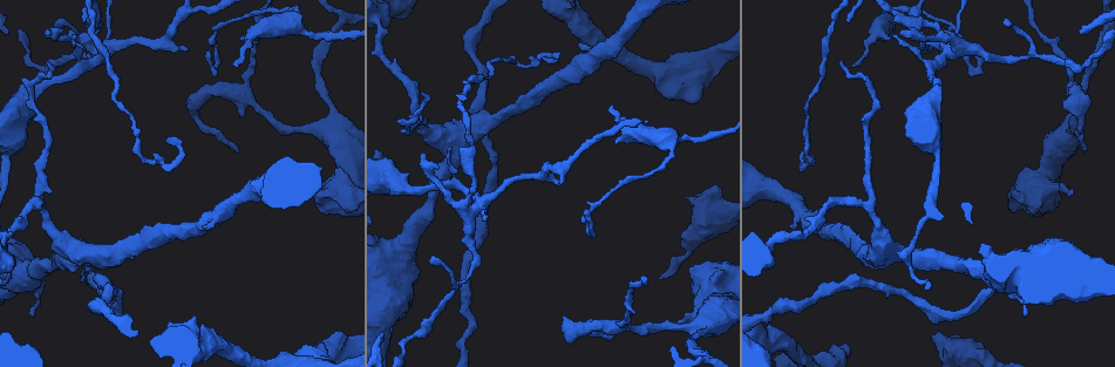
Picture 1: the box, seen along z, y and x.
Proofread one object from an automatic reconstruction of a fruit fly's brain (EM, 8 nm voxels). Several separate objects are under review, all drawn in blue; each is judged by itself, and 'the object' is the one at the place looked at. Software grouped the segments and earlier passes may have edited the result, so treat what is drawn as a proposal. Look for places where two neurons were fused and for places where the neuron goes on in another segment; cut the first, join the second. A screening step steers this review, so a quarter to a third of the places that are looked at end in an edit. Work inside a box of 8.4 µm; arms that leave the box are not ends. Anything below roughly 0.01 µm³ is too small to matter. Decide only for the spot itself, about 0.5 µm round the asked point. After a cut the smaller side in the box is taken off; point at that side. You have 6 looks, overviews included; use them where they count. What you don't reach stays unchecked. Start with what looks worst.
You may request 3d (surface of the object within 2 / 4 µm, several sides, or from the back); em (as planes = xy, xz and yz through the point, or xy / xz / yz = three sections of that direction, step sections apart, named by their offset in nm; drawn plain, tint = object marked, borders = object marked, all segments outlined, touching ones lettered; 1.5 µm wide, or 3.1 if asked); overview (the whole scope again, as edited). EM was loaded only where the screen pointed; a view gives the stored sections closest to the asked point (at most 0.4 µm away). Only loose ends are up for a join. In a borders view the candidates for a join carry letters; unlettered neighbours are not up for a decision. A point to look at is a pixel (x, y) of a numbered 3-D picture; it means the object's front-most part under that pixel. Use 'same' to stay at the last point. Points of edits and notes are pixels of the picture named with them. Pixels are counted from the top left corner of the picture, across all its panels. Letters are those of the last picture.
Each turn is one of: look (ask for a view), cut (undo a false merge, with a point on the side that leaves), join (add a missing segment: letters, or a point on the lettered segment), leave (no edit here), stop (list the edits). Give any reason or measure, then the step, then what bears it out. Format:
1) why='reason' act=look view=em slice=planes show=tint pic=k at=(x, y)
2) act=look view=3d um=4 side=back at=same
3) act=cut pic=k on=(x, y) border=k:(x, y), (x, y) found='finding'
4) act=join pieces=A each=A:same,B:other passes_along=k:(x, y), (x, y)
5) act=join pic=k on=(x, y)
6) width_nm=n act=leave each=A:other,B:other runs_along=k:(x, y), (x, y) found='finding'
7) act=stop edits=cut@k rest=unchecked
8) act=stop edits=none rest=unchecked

why='thin end' act=look view=em slice=planes show=tint pic=1 at=(611, 337)

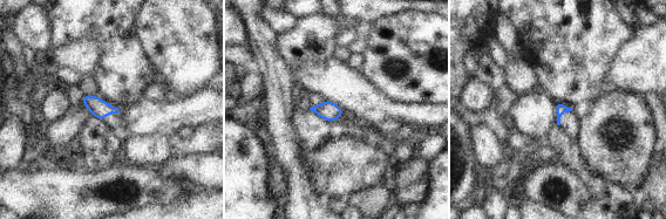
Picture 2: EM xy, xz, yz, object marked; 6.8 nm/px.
why='see the neighbours' act=look view=em slice=planes show=borders at=same

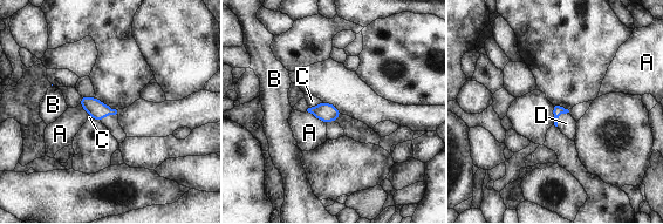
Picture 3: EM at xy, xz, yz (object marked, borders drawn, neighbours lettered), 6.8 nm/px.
act=join pieces=D each=A:other,B:other,C:other,D:same passes_along=3:(558, 110), (559, 115), (566, 123) found='the neuron continues'

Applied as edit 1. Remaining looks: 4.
why='sharp bend' act=look view=em slice=planes show=borders pic=1 at=(469, 211)

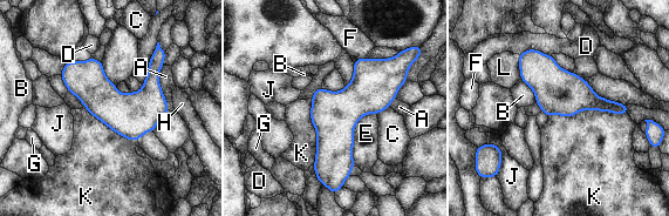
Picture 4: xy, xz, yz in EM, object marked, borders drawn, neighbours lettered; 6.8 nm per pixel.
act=leave each=A:other,B:other,C:other,D:other,E:other,F:other,G:other,H:other,J:other,K:other,L:other found='all the same neuron'

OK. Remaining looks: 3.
why='branch point' act=look view=em slice=yz step=8 show=tint pic=1 at=(161, 41)

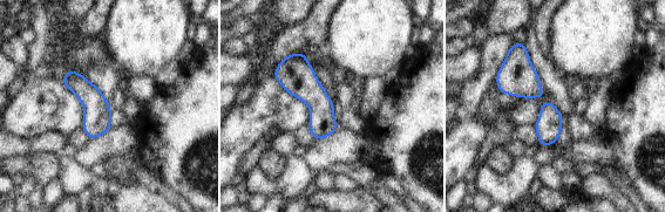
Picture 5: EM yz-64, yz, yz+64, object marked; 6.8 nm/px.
act=look view=em slice=yz step=8 show=borders at=same

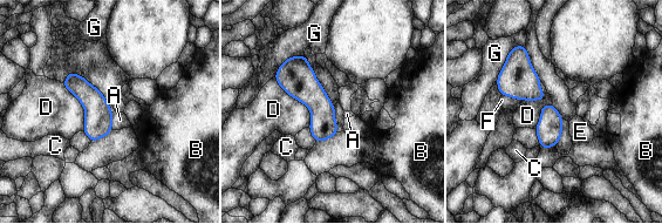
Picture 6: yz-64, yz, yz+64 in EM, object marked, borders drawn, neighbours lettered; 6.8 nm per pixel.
width_nm=190 act=leave each=A:other,B:other,C:other,D:other,E:other,F:other,G:other border=6:(111, 113), (113, 129) found='all the same neuron'

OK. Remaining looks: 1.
act=stop edits=join@3 rest=unchecked

